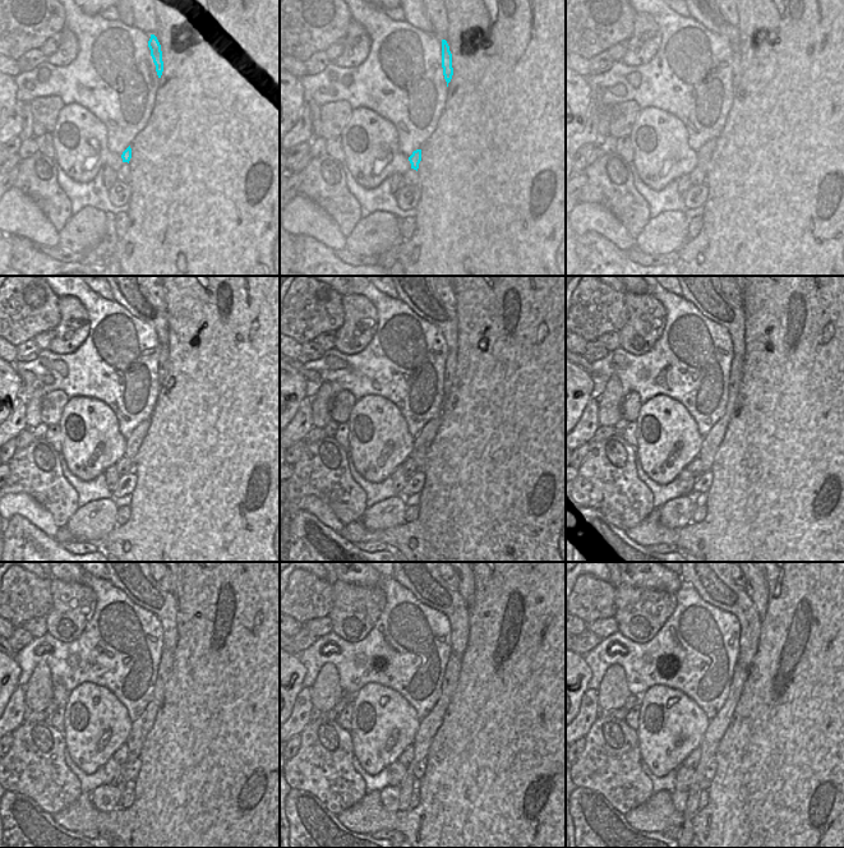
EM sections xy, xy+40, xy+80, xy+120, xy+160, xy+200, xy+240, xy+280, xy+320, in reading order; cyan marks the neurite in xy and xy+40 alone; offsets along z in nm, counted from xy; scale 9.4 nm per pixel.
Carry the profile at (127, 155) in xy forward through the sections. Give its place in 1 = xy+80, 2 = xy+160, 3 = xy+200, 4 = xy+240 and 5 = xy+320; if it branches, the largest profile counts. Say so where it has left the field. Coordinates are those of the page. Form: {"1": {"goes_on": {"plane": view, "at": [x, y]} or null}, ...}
{"1": {"goes_on": {"plane": "xy+80", "at": [704, 155]}}, "2": {"goes_on": {"plane": "xy+160", "at": [422, 443]}}, "3": {"goes_on": {"plane": "xy+200", "at": [711, 441]}}, "4": {"goes_on": {"plane": "xy+240", "at": [141, 728]}}, "5": {"goes_on": {"plane": "xy+320", "at": [716, 727]}}}

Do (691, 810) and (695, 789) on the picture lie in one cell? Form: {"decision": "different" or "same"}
{"decision": "same"}

